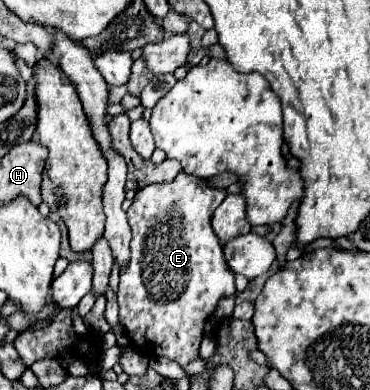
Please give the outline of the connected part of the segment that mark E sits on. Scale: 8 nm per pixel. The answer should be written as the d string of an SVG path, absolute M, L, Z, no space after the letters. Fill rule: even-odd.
M179 172L177 180L169 184L141 188L127 210L133 240L131 260L121 268L119 278L119 324L127 330L135 348L155 358L165 356L181 368L201 358L199 346L203 340L203 328L221 298L237 294L235 278L223 256L223 246L211 228L211 216L225 196L225 190L209 188L201 178Z

